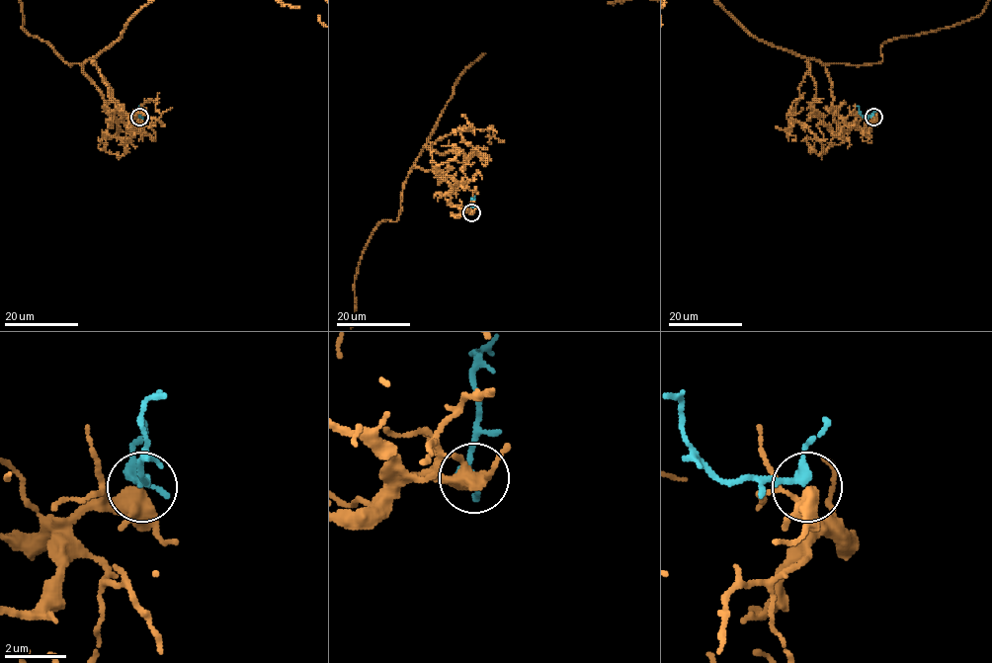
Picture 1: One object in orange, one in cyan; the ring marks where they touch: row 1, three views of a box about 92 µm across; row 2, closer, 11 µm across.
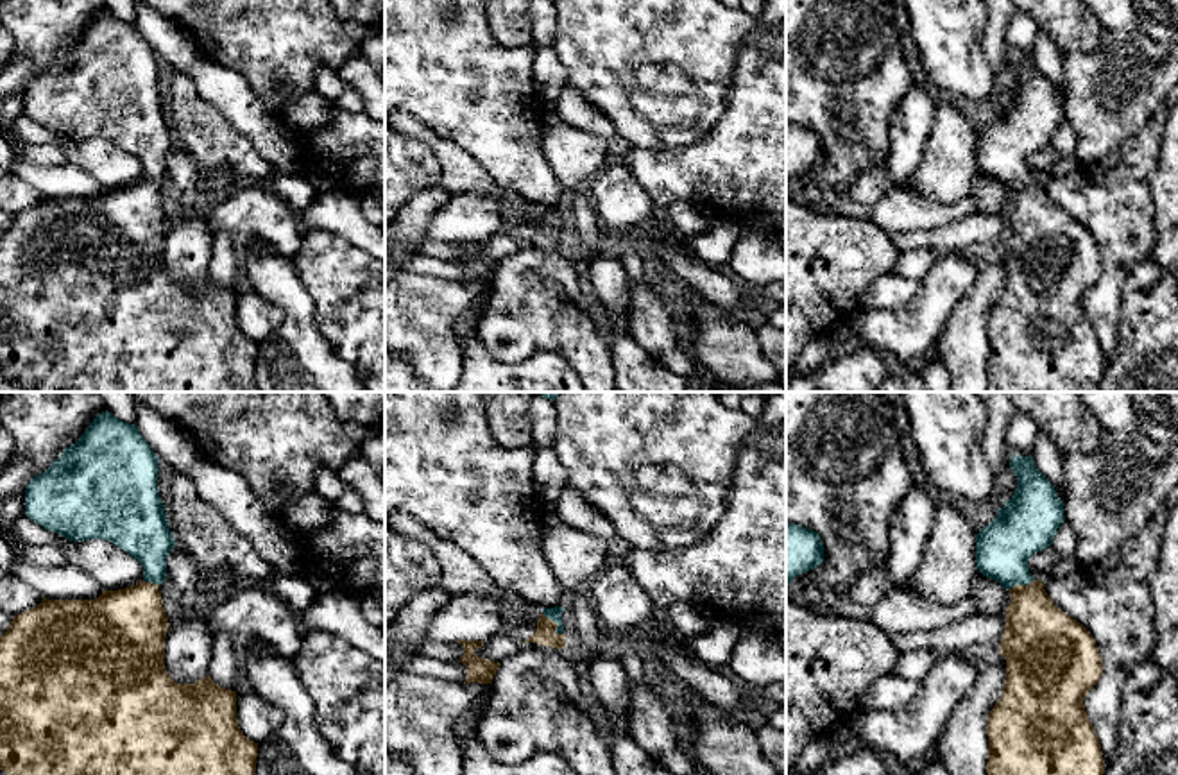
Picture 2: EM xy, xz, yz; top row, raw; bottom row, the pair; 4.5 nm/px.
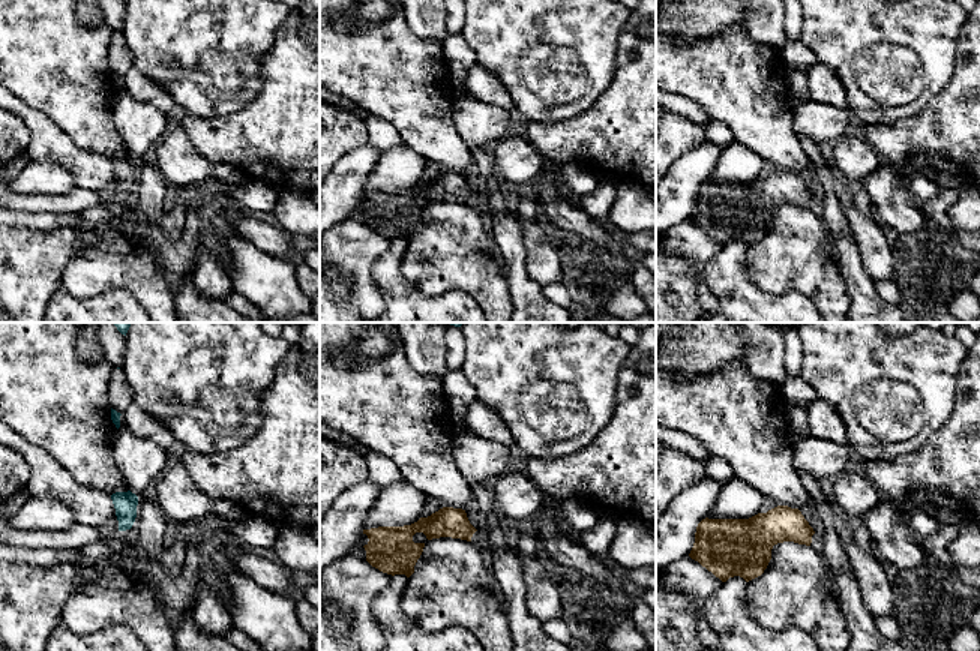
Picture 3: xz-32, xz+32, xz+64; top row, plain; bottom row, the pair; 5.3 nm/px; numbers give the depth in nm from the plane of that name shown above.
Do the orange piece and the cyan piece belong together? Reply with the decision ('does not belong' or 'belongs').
belongs

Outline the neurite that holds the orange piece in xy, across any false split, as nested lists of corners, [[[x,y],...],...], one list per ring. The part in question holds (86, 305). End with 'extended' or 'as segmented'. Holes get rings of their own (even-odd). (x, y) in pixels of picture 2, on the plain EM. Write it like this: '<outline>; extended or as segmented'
[[[106,9],[93,18],[93,21],[86,27],[86,30],[79,36],[79,39],[75,43],[66,47],[64,52],[55,61],[52,61],[45,72],[30,77],[30,81],[27,84],[25,115],[29,118],[41,123],[45,129],[50,129],[54,132],[66,136],[70,141],[72,140],[73,141],[91,140],[91,138],[109,140],[115,145],[118,145],[120,149],[124,149],[125,152],[129,152],[131,156],[134,156],[143,165],[143,179],[141,181],[138,181],[136,184],[125,186],[125,188],[118,188],[118,190],[104,190],[95,199],[47,199],[47,197],[43,197],[43,200],[38,206],[14,215],[7,231],[4,234],[0,234],[0,369],[5,370],[7,376],[13,381],[16,381],[18,385],[21,385],[27,392],[261,392],[256,383],[256,378],[254,378],[258,342],[245,336],[238,326],[236,290],[217,285],[209,274],[197,279],[195,283],[175,283],[165,268],[165,238],[166,238],[166,231],[168,231],[170,222],[165,213],[159,184],[165,181],[166,158],[168,158],[170,150],[174,149],[175,140],[170,131],[166,113],[165,113],[165,104],[163,104],[163,100],[159,97],[159,89],[158,89],[158,72],[159,72],[158,63],[159,63],[159,57],[156,55],[152,47],[147,43],[147,39],[141,36],[136,23],[124,21]]]; extended

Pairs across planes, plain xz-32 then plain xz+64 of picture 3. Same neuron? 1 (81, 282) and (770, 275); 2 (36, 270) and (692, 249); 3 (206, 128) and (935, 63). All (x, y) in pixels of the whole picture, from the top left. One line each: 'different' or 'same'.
1: same
2: same
3: different

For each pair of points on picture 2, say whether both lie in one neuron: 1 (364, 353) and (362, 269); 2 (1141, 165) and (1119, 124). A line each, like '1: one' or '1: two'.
1: one
2: two

